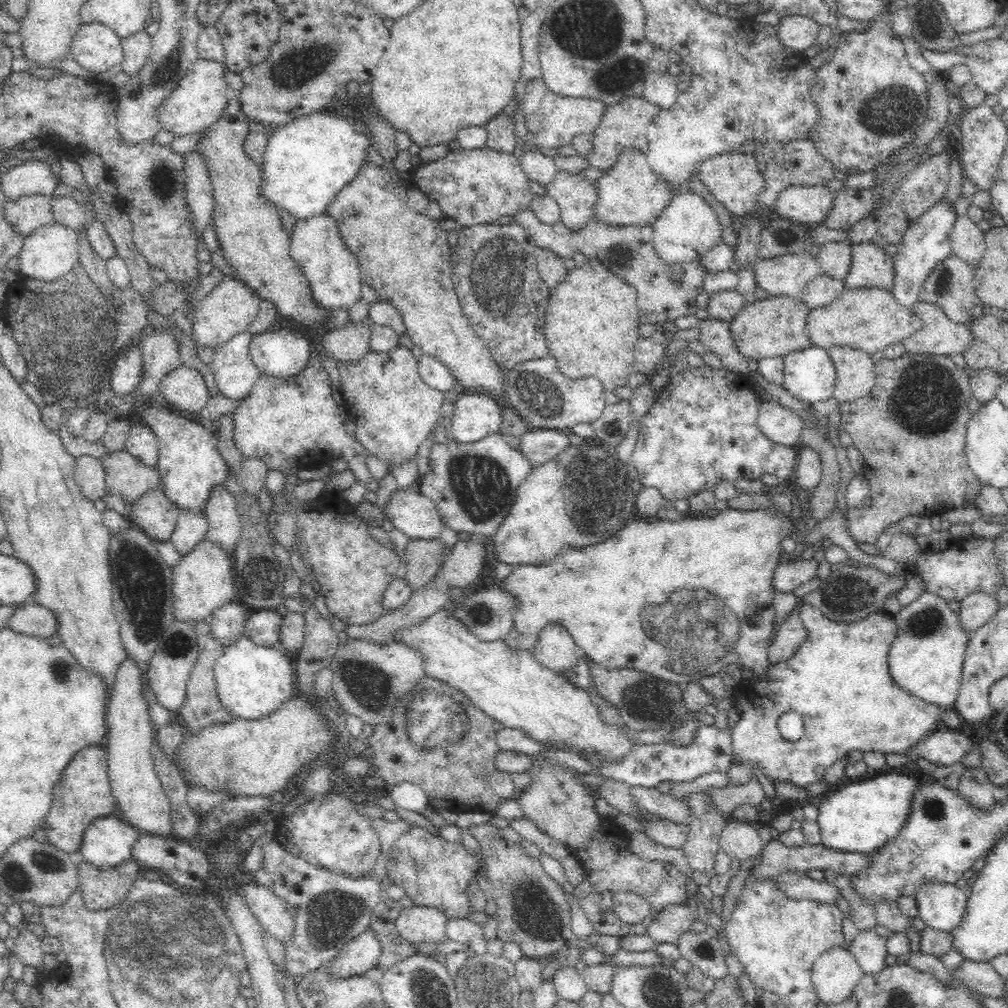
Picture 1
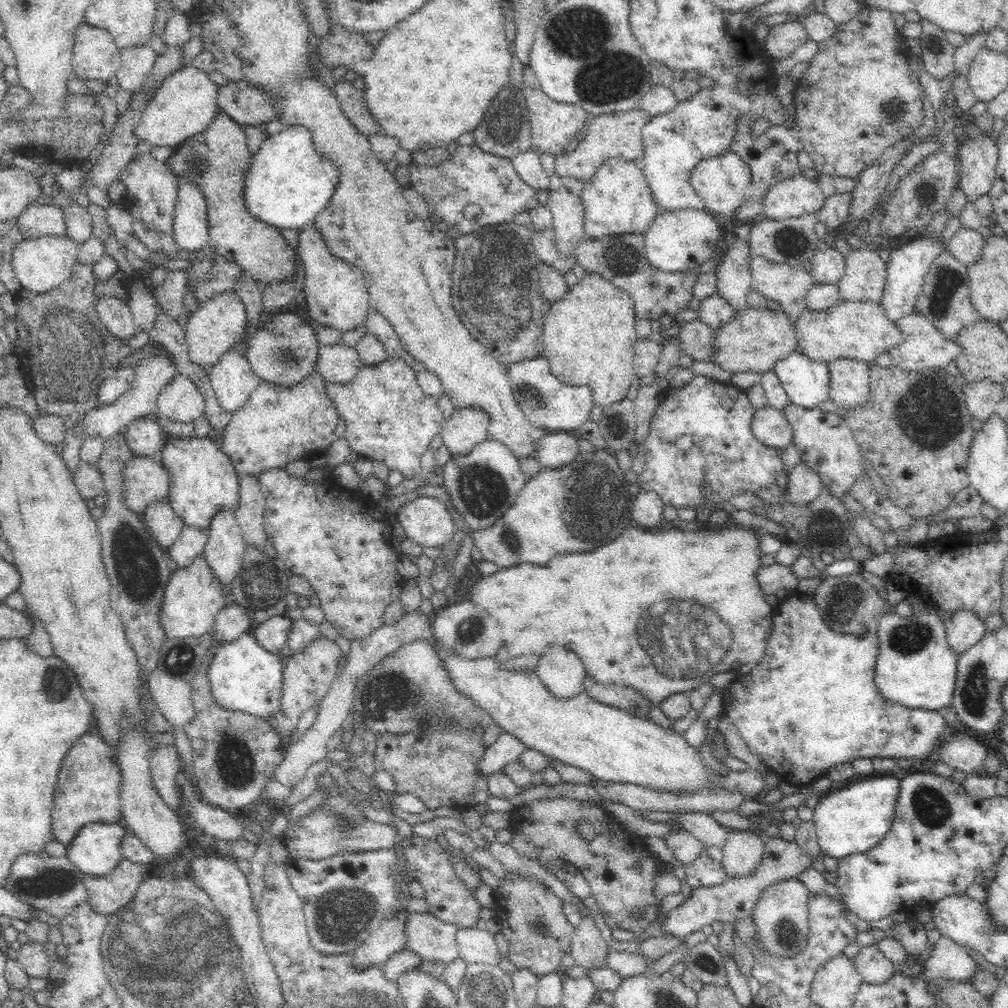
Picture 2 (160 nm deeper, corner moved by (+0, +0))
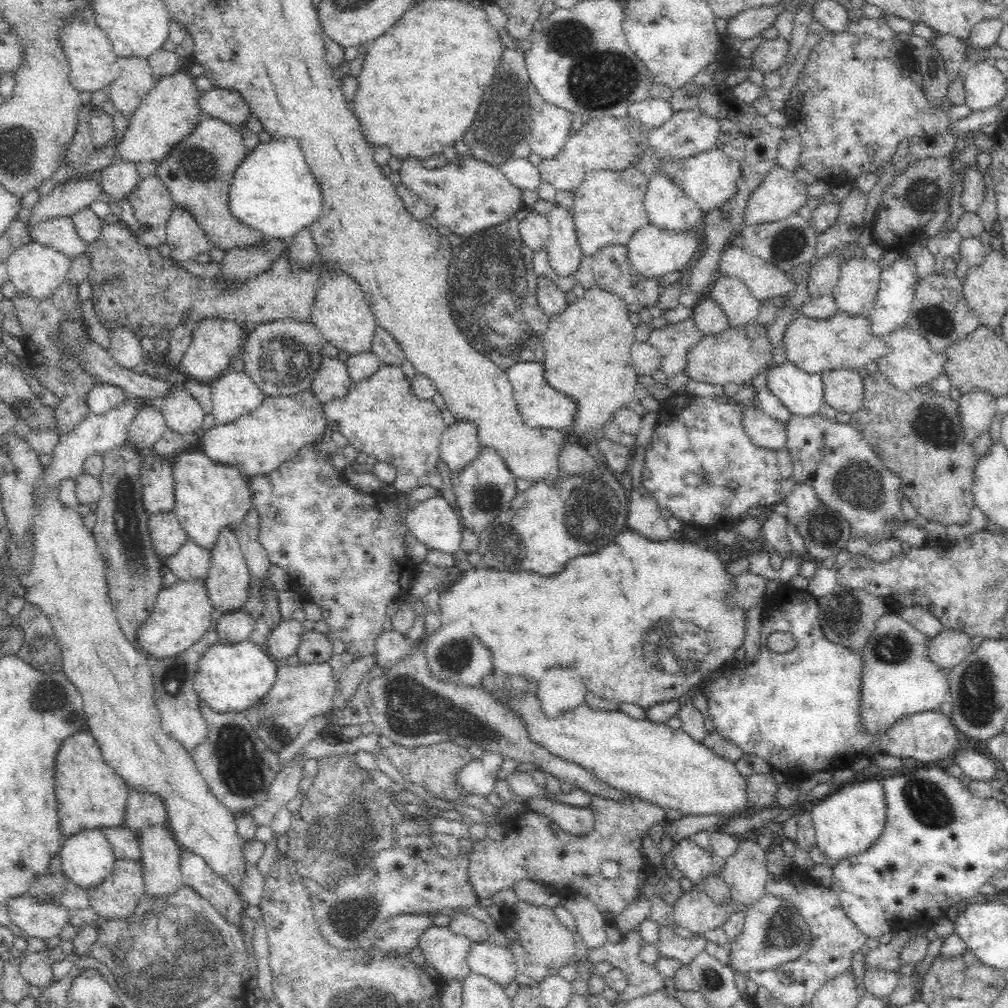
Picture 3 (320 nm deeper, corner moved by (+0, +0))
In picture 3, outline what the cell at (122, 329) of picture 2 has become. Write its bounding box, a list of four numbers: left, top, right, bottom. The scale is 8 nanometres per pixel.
[108,326,144,371]

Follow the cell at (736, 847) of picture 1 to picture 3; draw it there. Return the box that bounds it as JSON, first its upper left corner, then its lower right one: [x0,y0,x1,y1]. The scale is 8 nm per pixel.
[721,837,769,908]

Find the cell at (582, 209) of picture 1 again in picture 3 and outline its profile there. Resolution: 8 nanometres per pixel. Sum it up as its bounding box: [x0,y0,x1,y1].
[544,203,584,276]

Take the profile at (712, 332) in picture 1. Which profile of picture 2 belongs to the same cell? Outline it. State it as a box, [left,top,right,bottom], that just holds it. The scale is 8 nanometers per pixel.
[676,320,715,362]

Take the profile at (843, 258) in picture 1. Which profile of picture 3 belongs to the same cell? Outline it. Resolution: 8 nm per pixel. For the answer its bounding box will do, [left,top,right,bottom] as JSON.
[807,254,840,296]

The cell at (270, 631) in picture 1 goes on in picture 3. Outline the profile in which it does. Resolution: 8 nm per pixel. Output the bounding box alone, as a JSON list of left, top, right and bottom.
[266,619,304,662]

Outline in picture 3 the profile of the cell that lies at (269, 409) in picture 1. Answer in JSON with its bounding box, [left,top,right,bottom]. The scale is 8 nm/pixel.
[202,389,329,478]

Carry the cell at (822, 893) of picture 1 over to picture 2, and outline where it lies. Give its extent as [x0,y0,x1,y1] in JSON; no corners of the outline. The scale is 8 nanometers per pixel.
[750,877,810,956]

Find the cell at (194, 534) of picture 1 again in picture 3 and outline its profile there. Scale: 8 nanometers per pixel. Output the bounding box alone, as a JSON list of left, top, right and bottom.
[163,539,211,582]

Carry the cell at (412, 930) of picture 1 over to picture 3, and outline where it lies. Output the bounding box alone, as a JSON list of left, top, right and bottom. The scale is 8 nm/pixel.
[418,924,471,980]

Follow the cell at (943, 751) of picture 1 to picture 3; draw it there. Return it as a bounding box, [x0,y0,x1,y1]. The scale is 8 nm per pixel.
[953,747,998,782]

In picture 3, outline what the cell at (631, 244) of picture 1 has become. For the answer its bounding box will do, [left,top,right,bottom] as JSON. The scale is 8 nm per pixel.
[533,244,663,313]

